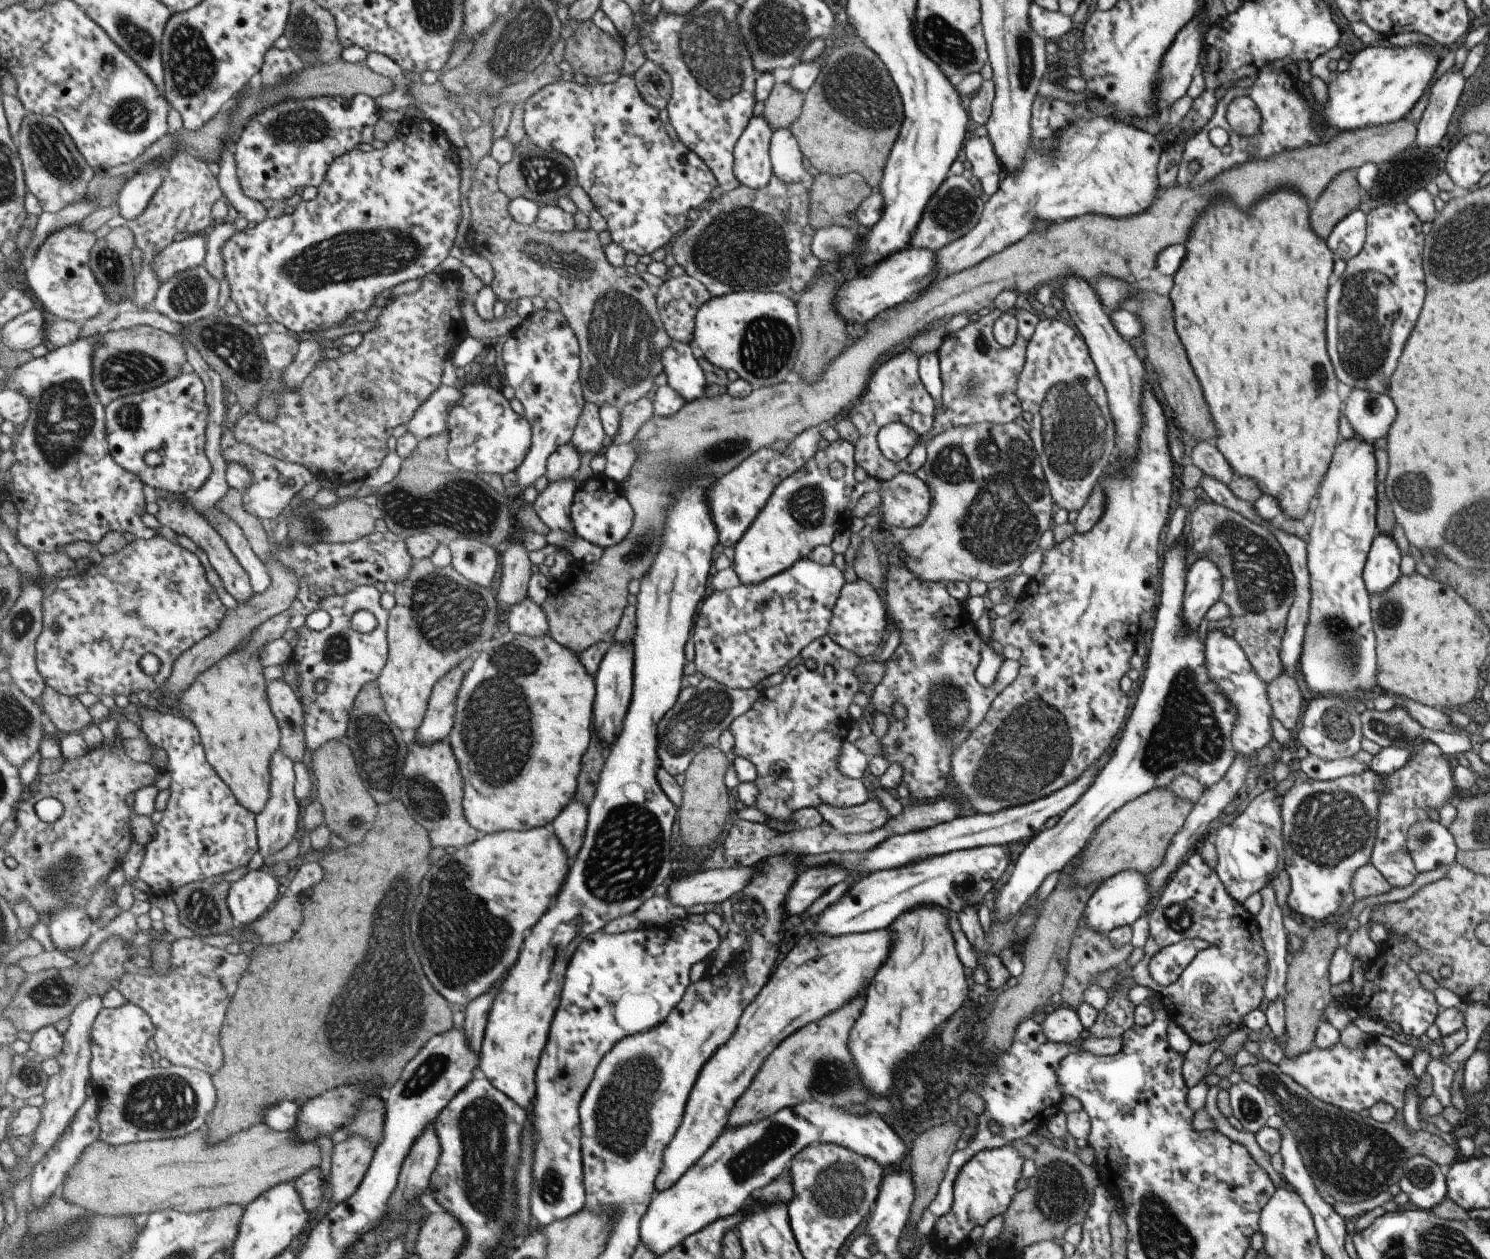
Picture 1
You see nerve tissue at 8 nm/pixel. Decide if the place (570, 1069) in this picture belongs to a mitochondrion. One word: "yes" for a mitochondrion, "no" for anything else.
no

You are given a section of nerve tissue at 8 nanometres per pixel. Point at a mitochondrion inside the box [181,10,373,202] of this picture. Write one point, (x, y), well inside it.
(297, 126)

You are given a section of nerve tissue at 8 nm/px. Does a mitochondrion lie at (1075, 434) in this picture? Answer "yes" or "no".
yes

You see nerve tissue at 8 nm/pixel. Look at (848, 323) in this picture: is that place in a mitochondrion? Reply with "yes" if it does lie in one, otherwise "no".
no

